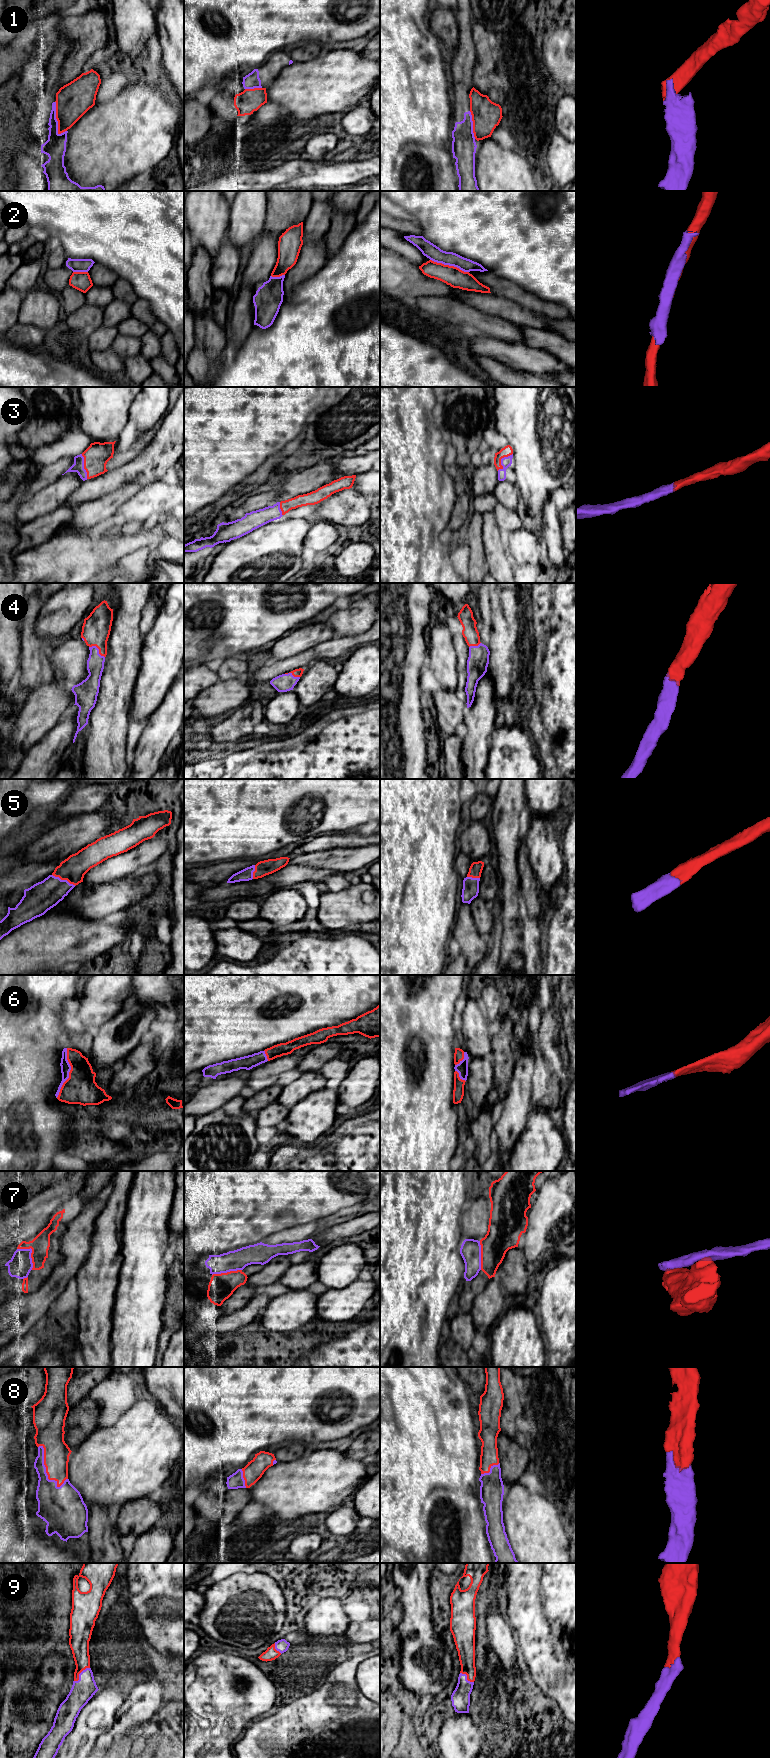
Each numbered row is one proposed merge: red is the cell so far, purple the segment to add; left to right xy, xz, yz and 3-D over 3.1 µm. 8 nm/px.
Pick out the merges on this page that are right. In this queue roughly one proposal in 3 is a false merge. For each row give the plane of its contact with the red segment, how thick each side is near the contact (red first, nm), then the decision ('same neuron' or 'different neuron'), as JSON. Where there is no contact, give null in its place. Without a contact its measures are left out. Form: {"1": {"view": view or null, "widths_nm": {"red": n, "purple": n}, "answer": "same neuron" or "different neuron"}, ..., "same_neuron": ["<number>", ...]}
{"1": {"view": "xy", "widths_nm": {"red": 280, "purple": 180}, "answer": "different neuron"}, "2": {"view": "yz", "widths_nm": {"red": 160, "purple": 120}, "answer": "different neuron"}, "3": {"view": "yz", "widths_nm": {"red": 80, "purple": 80}, "answer": "same neuron"}, "4": {"view": "xy", "widths_nm": {"red": 220, "purple": 140}, "answer": "same neuron"}, "5": {"view": "xy", "widths_nm": {"red": 200, "purple": 240}, "answer": "same neuron"}, "6": {"view": "xy", "widths_nm": {"red": 260, "purple": 80}, "answer": "same neuron"}, "7": {"view": "xy", "widths_nm": {"red": 150, "purple": 190}, "answer": "different neuron"}, "8": {"view": "xy", "widths_nm": {"red": 200, "purple": 220}, "answer": "same neuron"}, "9": {"view": "xy", "widths_nm": {"red": 160, "purple": 180}, "answer": "same neuron"}, "same_neuron": ["3", "4", "5", "6", "8", "9"]}

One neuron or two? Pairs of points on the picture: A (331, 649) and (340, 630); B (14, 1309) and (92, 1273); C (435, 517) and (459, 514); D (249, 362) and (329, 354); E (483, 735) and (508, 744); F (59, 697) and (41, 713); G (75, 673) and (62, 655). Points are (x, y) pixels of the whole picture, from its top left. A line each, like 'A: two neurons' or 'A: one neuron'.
A: two neurons
B: two neurons
C: two neurons
D: one neuron
E: two neurons
F: one neuron
G: one neuron

